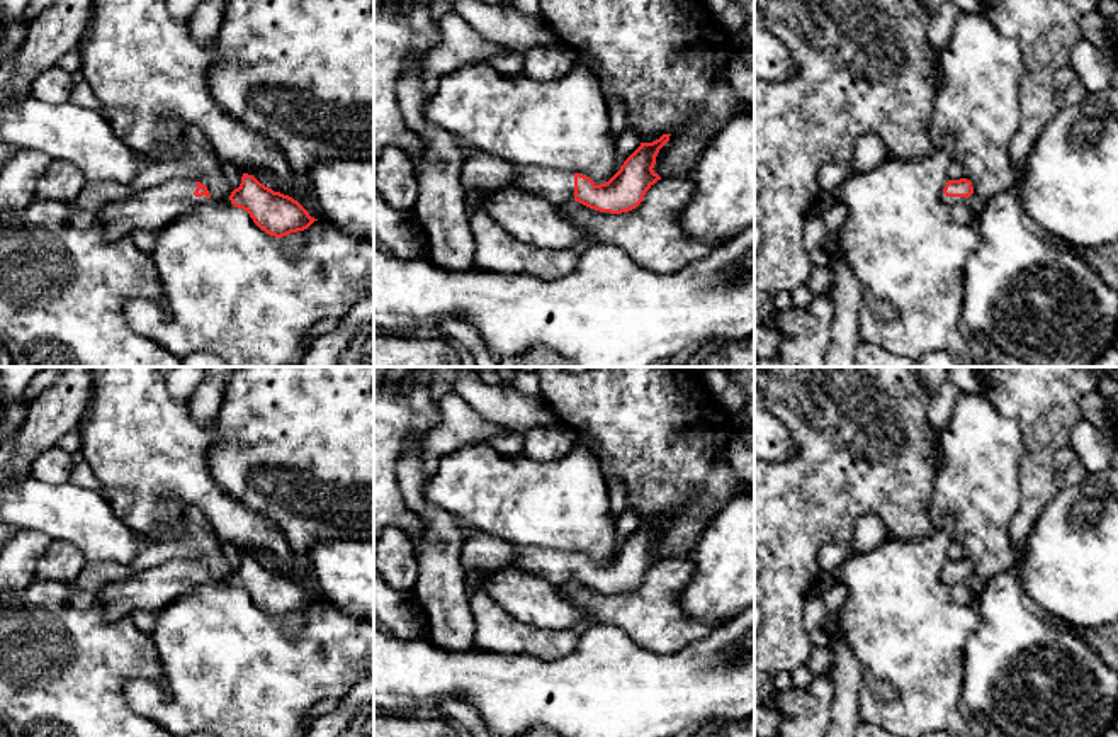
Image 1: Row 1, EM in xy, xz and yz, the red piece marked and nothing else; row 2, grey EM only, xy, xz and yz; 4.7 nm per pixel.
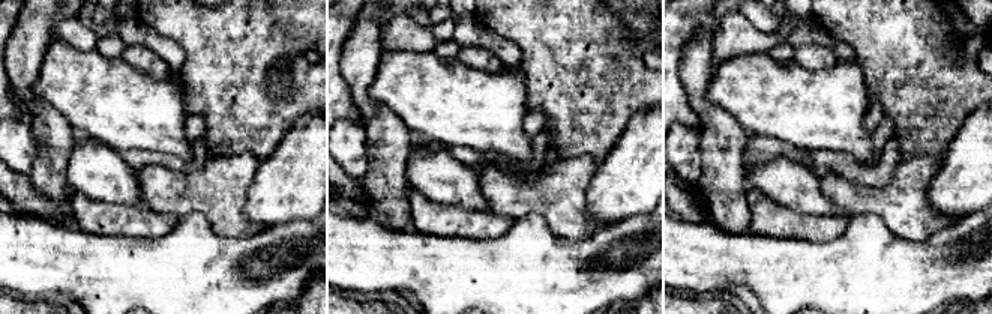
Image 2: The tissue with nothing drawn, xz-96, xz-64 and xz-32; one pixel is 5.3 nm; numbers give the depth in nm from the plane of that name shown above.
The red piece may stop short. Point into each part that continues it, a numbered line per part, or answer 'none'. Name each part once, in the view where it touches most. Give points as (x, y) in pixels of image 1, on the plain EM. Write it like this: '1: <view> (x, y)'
1: xy (153, 588)

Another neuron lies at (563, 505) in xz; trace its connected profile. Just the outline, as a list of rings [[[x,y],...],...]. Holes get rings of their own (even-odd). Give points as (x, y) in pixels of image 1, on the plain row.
[[[488,442],[457,448],[442,457],[438,469],[423,486],[423,496],[469,525],[474,533],[500,537],[518,547],[564,550],[590,557],[595,565],[615,555],[617,520],[612,518],[607,475],[600,460],[586,448],[574,447],[561,460],[537,462],[522,455],[503,455]]]

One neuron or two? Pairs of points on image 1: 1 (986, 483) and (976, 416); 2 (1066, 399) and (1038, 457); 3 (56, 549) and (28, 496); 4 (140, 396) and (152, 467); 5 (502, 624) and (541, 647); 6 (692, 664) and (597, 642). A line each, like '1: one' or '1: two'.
1: one
2: one
3: two
4: one
5: one
6: one

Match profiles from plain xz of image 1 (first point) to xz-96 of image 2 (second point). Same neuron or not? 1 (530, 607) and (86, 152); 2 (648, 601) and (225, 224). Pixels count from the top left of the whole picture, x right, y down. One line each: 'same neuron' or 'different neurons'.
1: same neuron
2: same neuron

